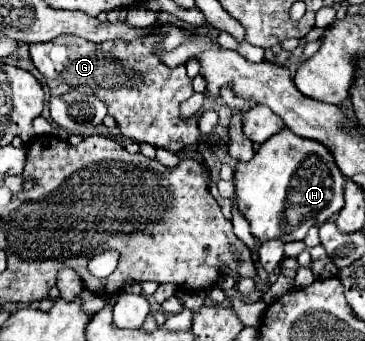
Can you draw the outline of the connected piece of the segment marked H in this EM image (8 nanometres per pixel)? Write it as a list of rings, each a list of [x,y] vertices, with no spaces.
[[[287,128],[263,142],[251,162],[241,162],[235,166],[233,184],[239,212],[249,222],[251,234],[259,240],[259,244],[269,240],[281,240],[283,244],[303,240],[311,226],[331,220],[343,208],[343,174],[339,172],[329,150],[315,140],[301,140],[299,136],[293,136]]]

